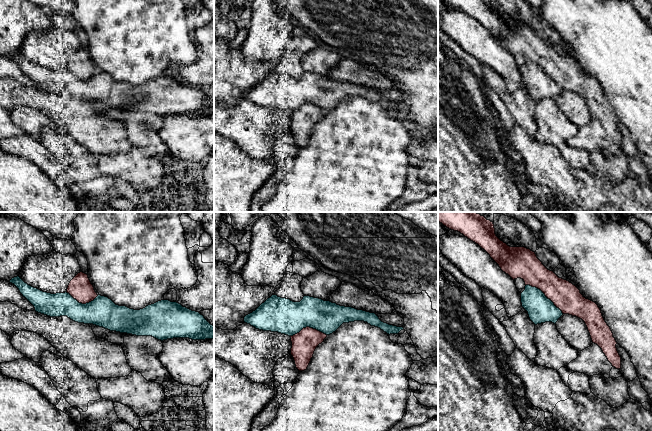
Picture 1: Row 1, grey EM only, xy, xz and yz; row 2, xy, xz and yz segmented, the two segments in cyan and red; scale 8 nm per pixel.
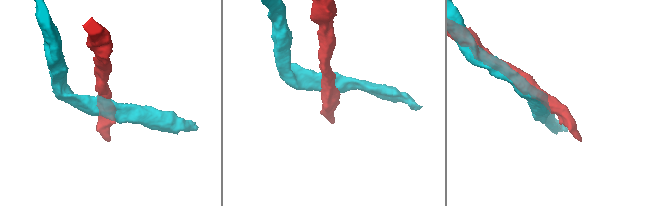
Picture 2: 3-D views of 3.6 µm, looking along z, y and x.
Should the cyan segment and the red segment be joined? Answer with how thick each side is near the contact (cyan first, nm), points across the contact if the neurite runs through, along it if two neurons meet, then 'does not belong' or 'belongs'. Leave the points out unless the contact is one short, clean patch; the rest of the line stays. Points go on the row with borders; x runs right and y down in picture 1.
220 nm thick on the cyan side, 220 nm on the other; border along yz (526, 284), (537, 287), (563, 313); does not belong

